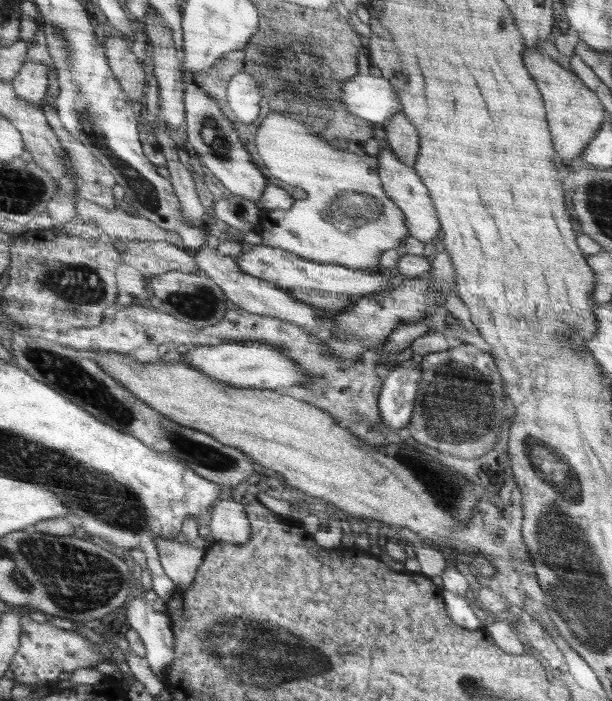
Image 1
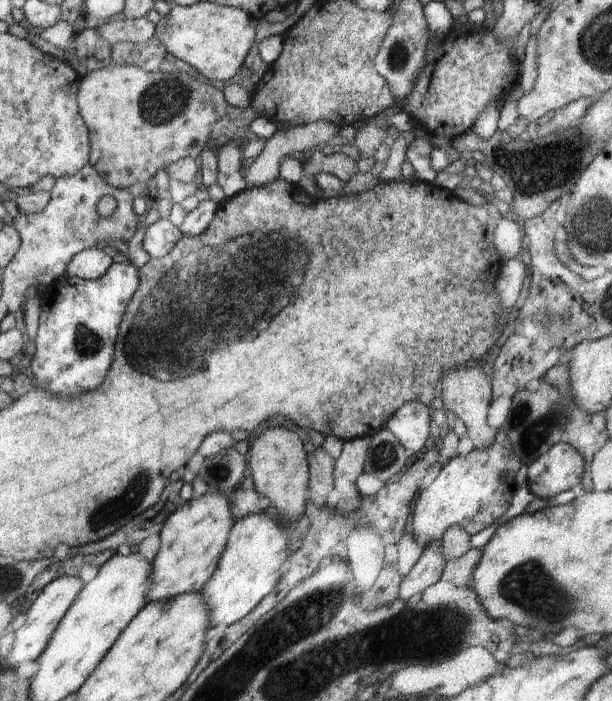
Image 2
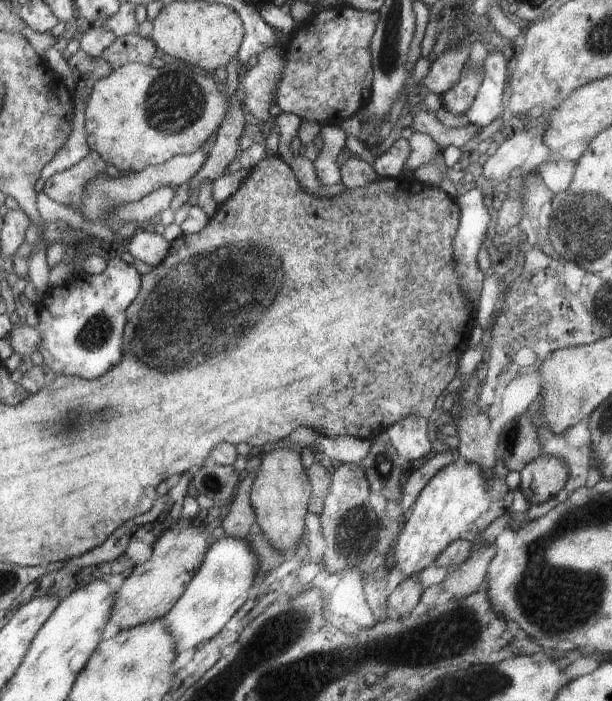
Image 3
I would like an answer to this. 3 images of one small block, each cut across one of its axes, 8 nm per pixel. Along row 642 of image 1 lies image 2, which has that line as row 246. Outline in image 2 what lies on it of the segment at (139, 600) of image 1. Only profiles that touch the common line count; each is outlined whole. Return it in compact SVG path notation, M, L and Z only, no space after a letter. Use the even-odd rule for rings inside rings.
M158 219L150 225L143 238L143 248L151 258L165 257L182 238L180 229L169 219Z

